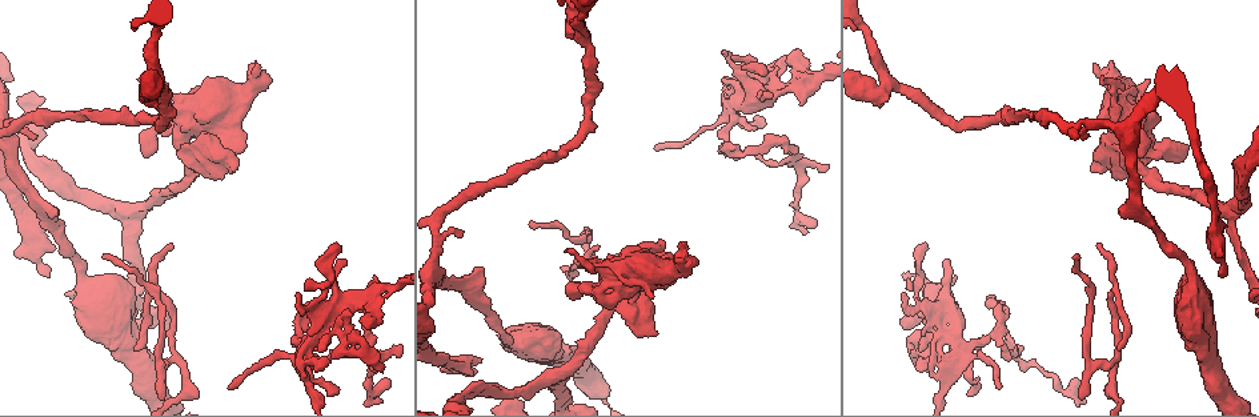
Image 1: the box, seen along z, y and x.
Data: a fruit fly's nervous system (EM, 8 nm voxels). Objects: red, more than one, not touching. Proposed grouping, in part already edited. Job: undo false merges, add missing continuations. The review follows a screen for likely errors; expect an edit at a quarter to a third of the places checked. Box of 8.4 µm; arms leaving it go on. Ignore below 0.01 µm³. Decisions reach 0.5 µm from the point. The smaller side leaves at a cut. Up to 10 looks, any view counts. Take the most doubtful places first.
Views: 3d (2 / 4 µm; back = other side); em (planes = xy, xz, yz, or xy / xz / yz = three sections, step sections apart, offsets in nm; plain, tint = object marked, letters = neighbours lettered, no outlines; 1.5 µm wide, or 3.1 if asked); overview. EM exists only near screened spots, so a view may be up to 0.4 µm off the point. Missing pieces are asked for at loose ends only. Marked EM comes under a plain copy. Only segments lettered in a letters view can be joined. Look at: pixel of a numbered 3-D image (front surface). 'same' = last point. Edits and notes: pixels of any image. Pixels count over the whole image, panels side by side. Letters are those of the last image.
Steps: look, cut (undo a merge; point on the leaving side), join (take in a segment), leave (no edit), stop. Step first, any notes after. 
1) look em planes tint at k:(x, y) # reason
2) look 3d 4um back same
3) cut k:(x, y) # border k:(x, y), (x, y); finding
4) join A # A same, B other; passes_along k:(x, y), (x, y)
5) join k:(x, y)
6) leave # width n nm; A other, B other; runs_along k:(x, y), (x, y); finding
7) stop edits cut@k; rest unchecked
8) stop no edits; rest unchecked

look em planes letters at 1:(104, 257) # an open end

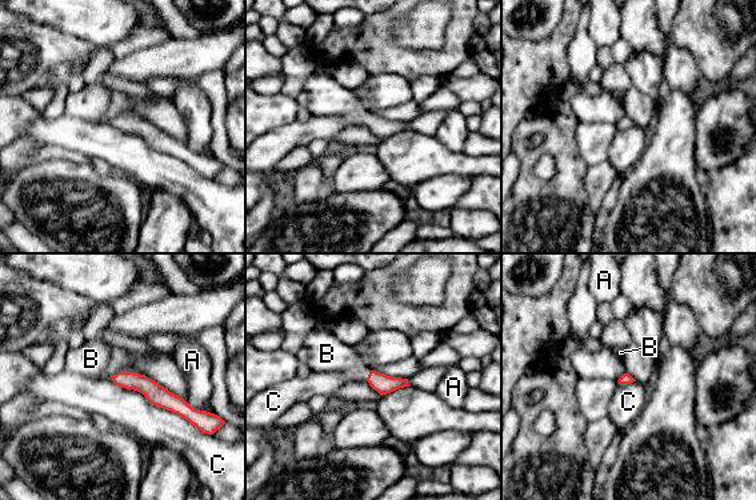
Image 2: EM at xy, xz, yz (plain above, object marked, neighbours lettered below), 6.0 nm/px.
join B # A other, B same, C other; it goes on there

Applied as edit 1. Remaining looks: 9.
look overview # redraw

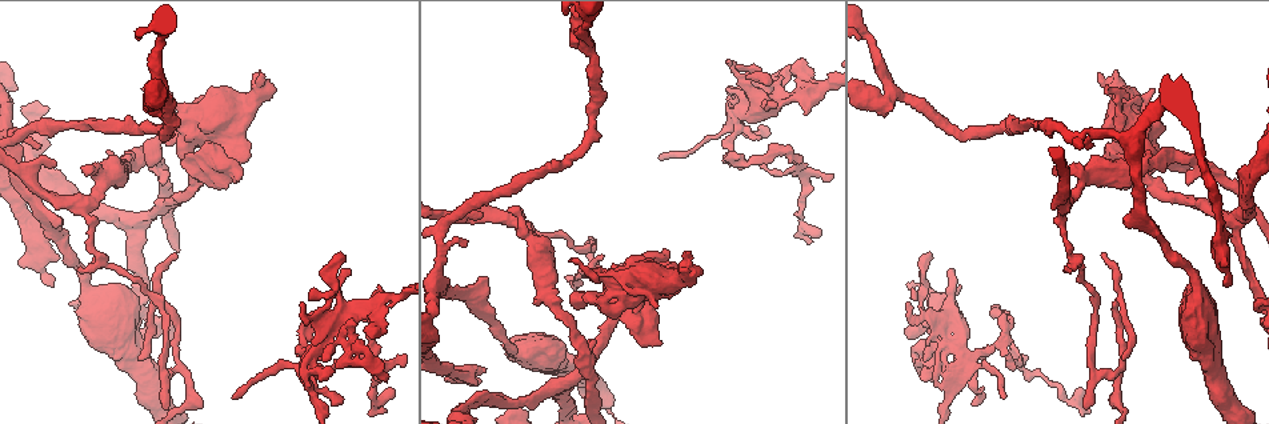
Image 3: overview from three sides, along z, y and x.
look em planes letters at 3:(966, 357)

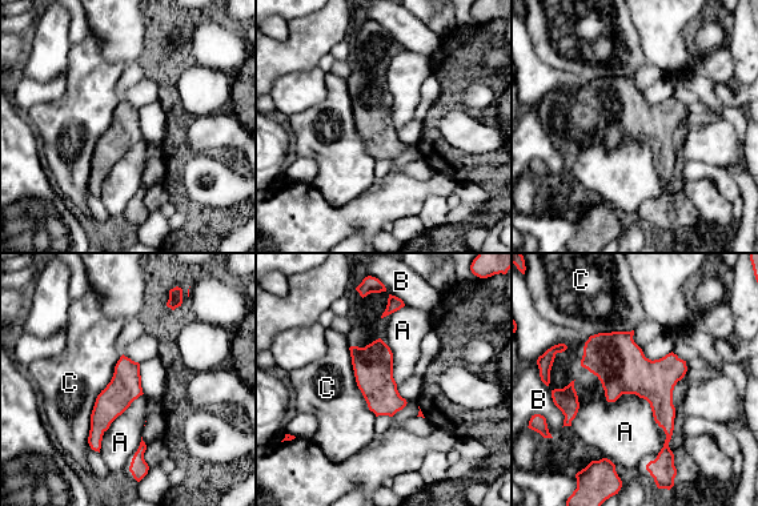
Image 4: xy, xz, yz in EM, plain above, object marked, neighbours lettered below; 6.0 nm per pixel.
leave # width 190 nm; A other, B other, C other; runs_along 4:(593, 338), (661, 404), (668, 440), (660, 458); continuous, no second neuron

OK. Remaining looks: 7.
stop edits join@2; rest unchecked

